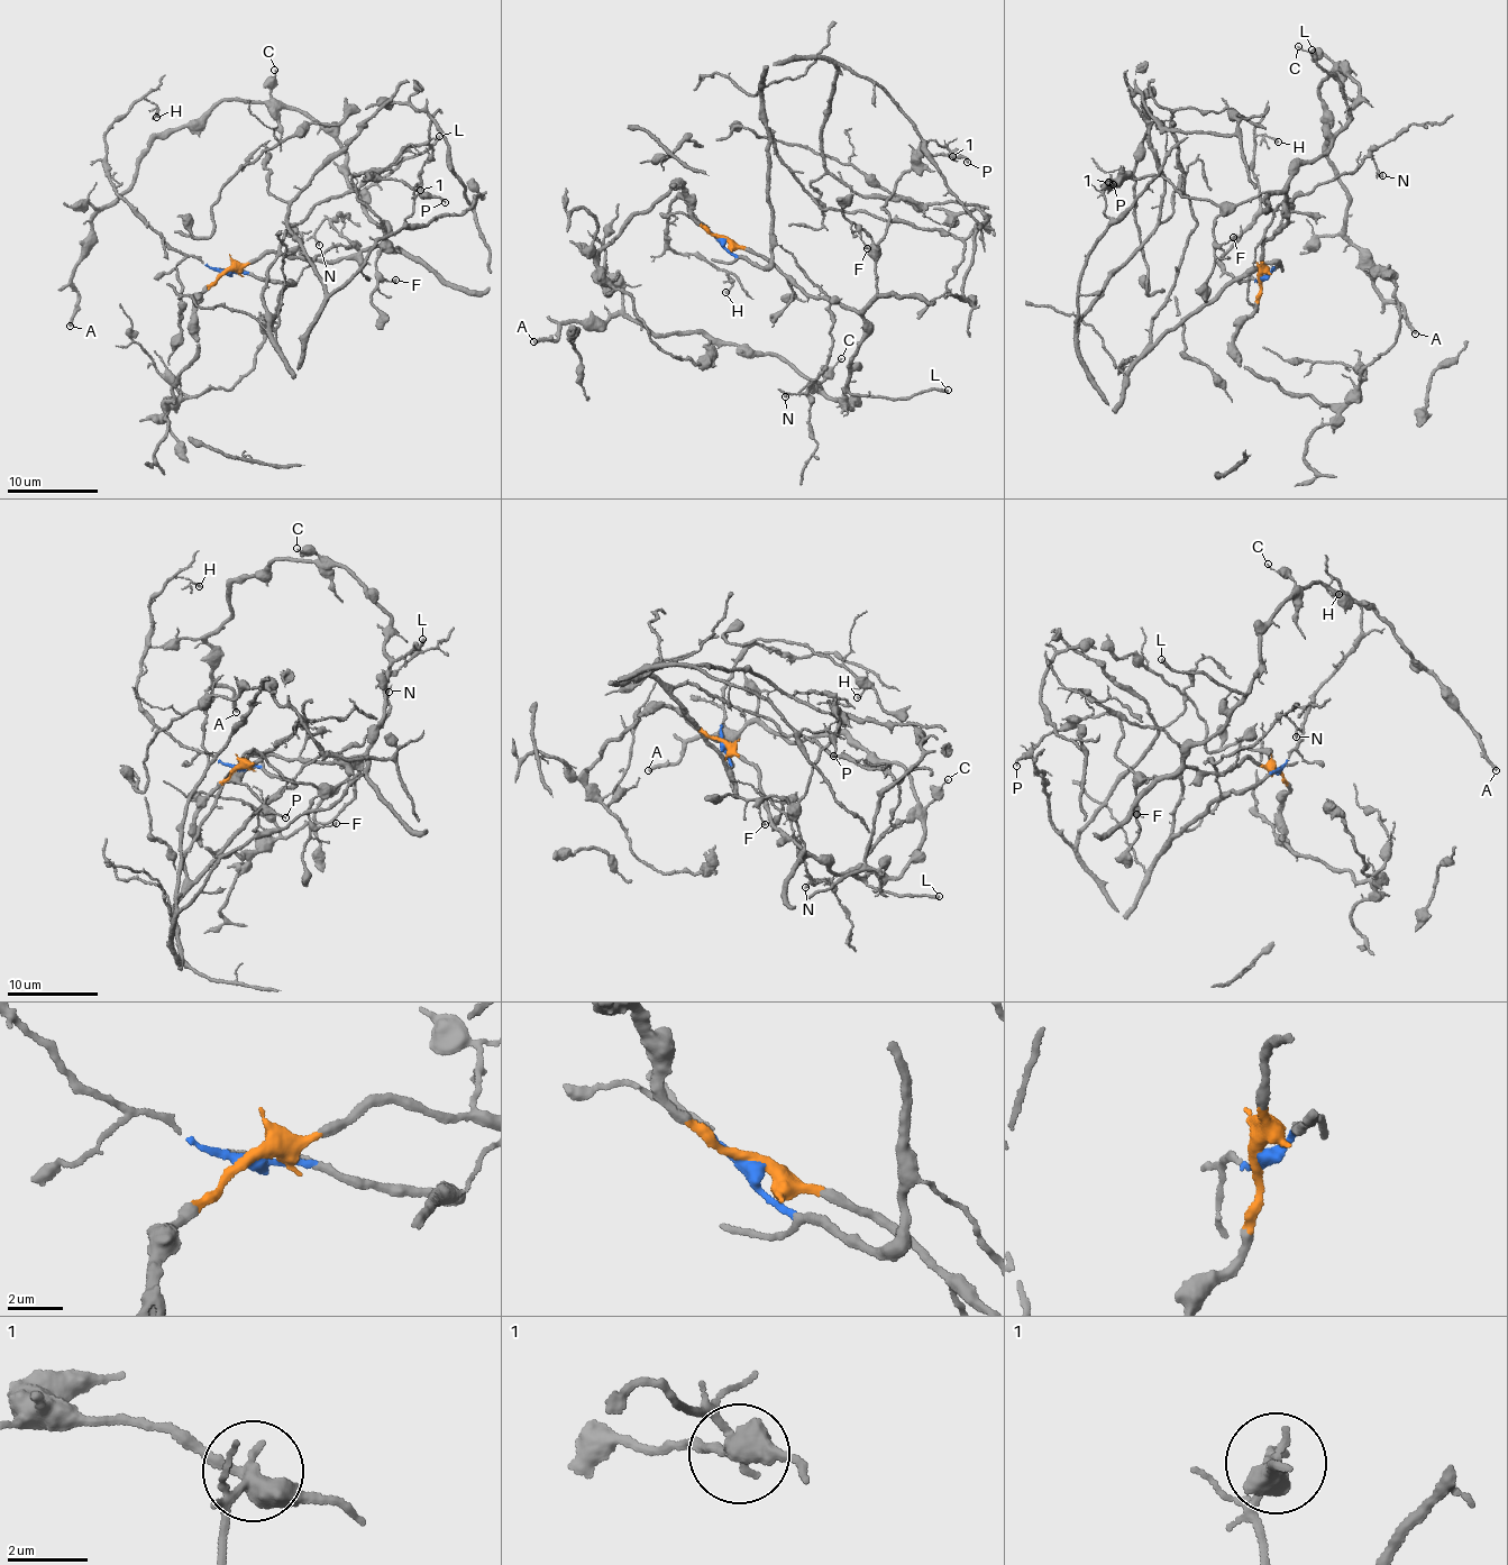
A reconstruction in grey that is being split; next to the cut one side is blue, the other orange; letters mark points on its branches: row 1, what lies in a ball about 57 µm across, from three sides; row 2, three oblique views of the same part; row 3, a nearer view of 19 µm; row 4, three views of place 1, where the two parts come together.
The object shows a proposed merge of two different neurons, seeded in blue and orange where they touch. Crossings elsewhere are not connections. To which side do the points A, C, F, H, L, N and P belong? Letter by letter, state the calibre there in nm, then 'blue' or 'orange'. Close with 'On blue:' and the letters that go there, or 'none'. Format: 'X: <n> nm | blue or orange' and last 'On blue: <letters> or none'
A: 280 nm | orange
C: 110 nm | orange
F: 170 nm | orange
H: 220 nm | blue
L: 280 nm | orange
N: 140 nm | blue
P: 160 nm | orange
On blue: H, N

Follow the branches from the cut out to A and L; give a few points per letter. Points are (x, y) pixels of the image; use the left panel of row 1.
A: (227, 272), (383, 241), (346, 152), (292, 108), (227, 99), (154, 140), (94, 218), (69, 327)
L: (227, 272), (273, 253), (330, 263), (383, 241), (385, 231), (368, 216), (359, 193), (427, 152), (439, 135)

